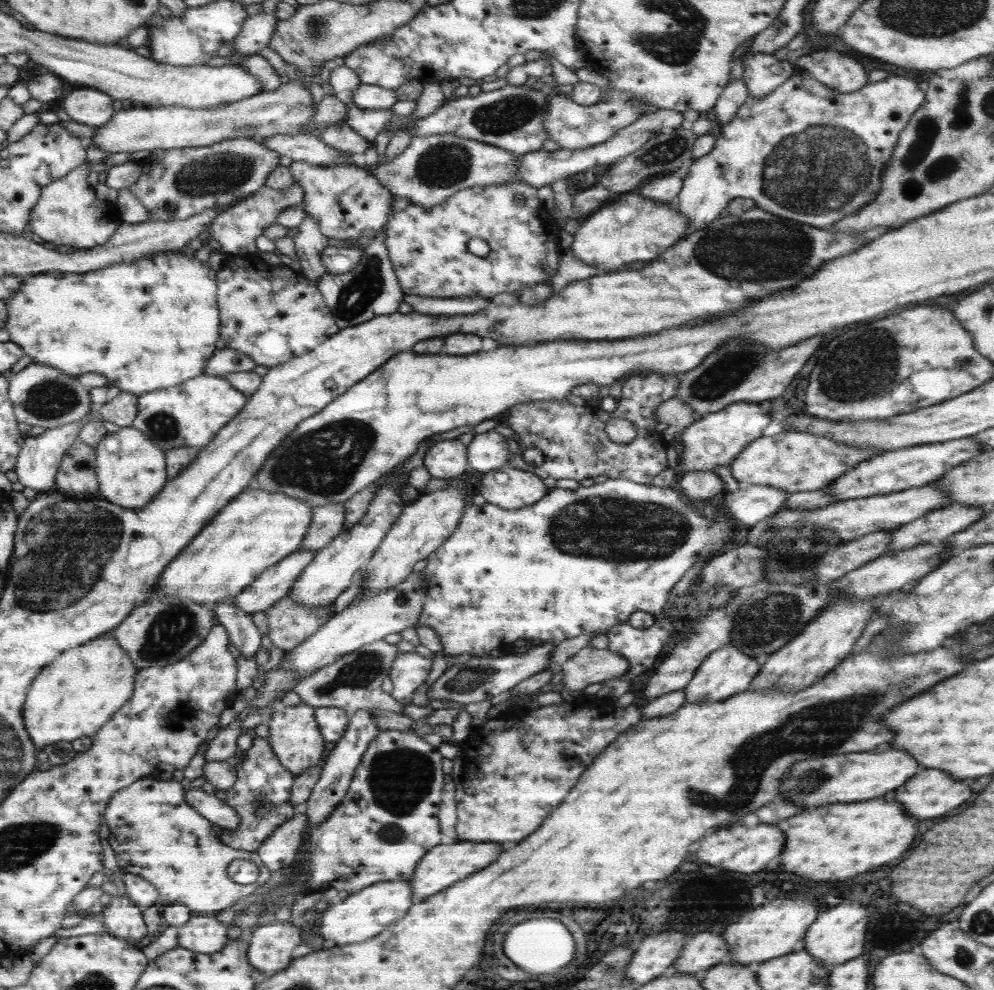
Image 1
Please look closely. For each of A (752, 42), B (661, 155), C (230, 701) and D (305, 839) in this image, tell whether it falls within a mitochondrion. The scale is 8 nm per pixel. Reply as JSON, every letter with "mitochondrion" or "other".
{"A":"other","B":"mitochondrion","C":"other","D":"other"}

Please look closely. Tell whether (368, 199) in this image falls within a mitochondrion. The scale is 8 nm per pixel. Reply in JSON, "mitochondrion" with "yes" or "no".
{"mitochondrion":"no"}

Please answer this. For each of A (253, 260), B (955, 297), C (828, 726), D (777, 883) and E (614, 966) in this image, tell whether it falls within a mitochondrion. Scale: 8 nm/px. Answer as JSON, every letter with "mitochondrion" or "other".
{"A":"other","B":"other","C":"mitochondrion","D":"other","E":"mitochondrion"}

